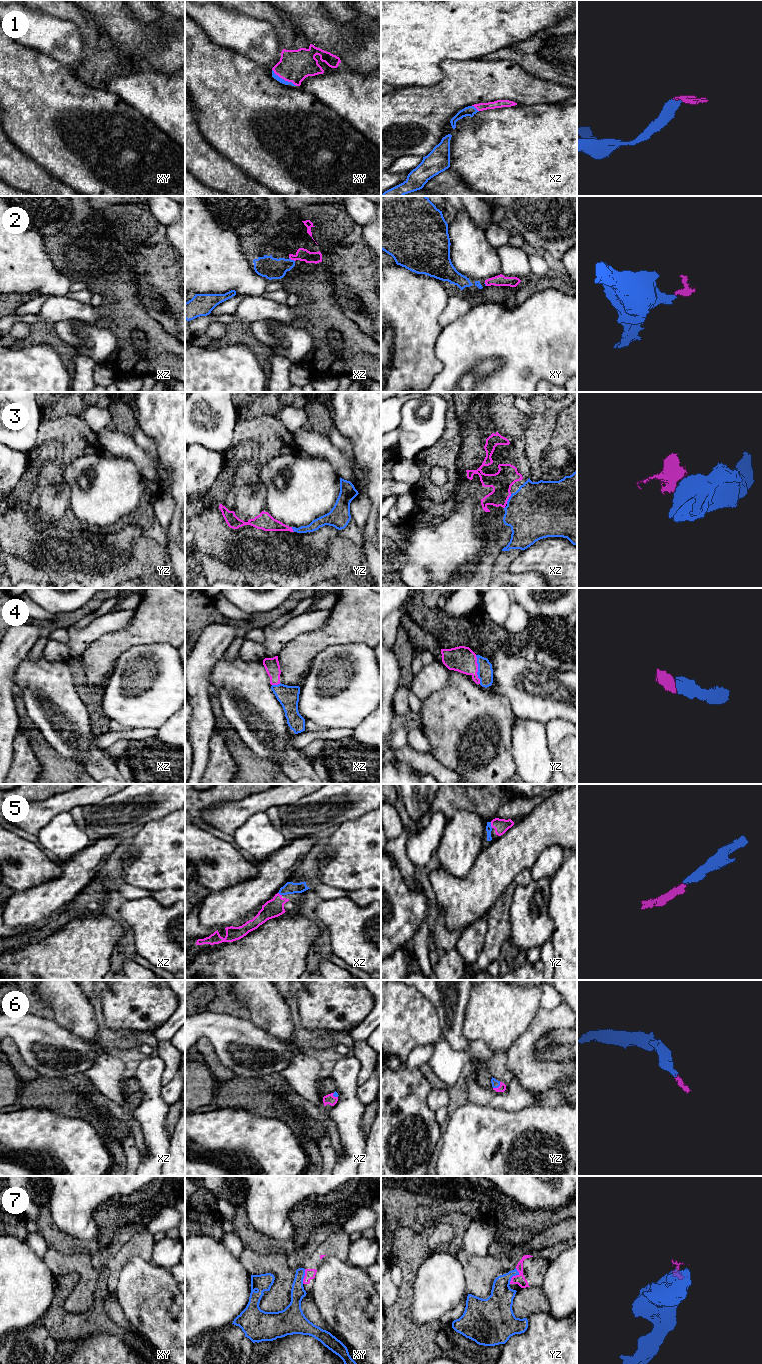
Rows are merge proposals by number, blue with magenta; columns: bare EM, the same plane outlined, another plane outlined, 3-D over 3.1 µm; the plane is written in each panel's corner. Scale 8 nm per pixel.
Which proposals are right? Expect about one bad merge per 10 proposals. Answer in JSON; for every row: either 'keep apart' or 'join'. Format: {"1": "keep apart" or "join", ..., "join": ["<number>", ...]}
{"1": "join", "2": "join", "3": "join", "4": "join", "5": "join", "6": "join", "7": "keep apart", "join": ["1", "2", "3", "4", "5", "6"]}

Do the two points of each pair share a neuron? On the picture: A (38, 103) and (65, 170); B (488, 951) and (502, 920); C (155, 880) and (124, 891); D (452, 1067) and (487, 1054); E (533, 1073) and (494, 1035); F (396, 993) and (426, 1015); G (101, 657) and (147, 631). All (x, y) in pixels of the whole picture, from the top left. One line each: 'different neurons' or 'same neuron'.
A: same neuron
B: same neuron
C: different neurons
D: same neuron
E: different neurons
F: same neuron
G: same neuron

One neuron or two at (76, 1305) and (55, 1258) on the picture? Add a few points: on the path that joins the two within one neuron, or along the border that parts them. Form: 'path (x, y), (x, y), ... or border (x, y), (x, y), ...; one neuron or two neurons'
path (83, 1291), (83, 1275), (72, 1264), (69, 1264); one neuron

